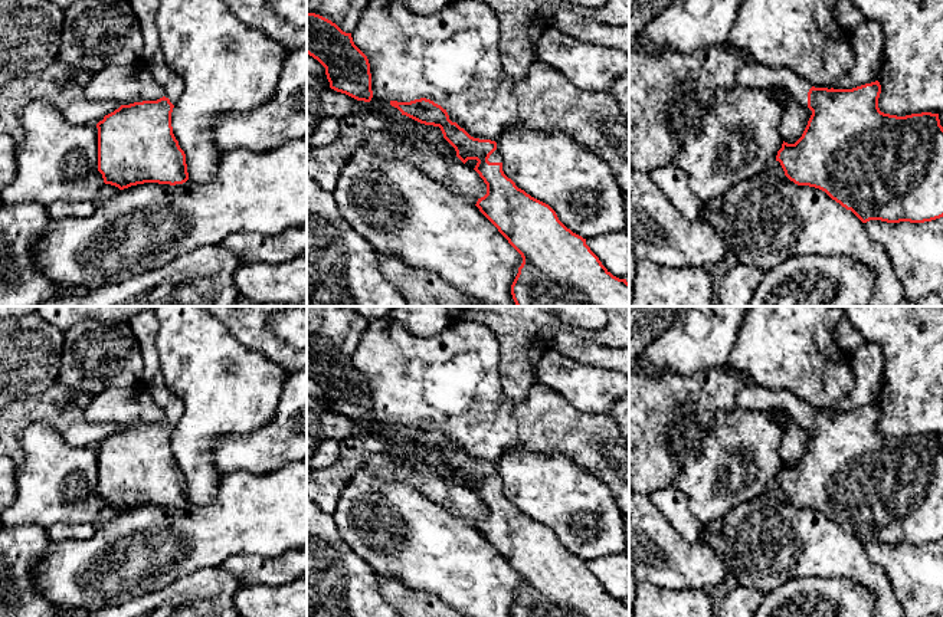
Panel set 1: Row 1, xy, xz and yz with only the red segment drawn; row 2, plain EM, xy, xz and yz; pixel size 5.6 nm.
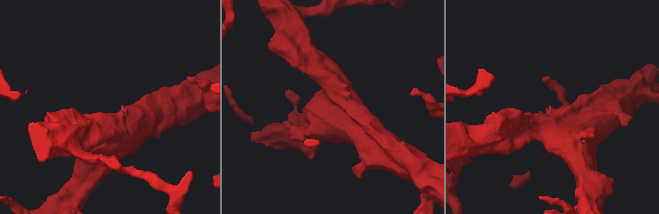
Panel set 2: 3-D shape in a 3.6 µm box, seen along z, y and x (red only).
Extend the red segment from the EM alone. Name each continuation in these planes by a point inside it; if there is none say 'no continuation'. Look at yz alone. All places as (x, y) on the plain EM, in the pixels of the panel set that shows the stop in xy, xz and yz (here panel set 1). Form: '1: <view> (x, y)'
1: yz (756, 399)

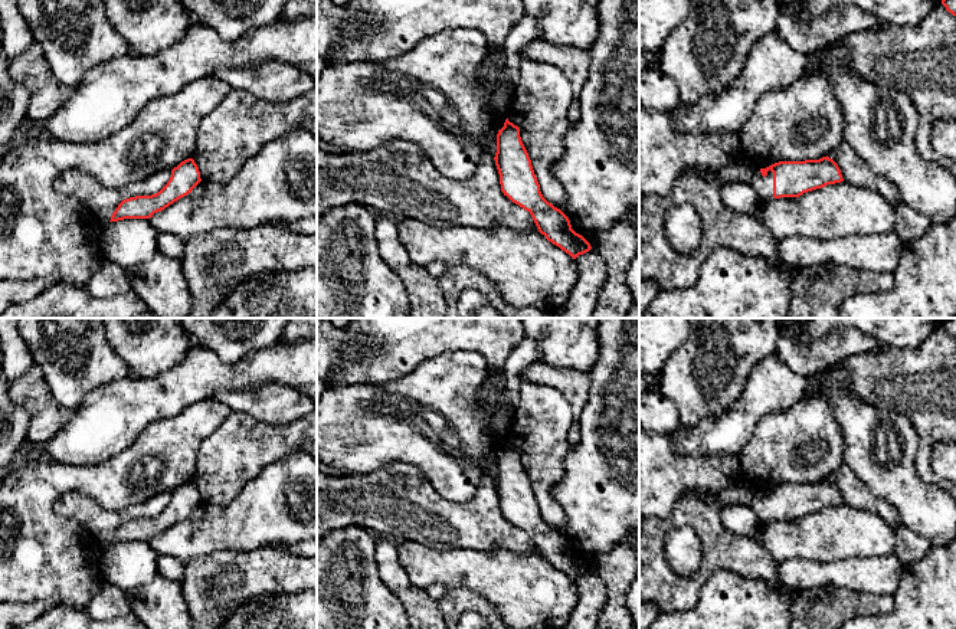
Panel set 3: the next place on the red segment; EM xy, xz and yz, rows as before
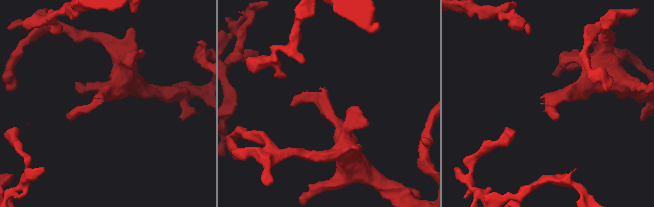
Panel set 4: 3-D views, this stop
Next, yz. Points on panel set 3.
1: yz (763, 508)

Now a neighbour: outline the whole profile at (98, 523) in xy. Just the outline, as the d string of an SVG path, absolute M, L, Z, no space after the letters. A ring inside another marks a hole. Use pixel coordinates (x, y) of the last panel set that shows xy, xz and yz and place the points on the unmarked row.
M68 492L56 502L56 511L79 524L88 537L109 546L118 527L130 520L158 515L170 502L170 492L160 492L122 510L109 511L89 495Z

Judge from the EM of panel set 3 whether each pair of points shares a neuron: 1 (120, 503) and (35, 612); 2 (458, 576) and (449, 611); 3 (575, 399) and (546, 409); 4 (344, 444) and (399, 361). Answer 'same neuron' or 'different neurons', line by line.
1: different neurons
2: different neurons
3: different neurons
4: different neurons

